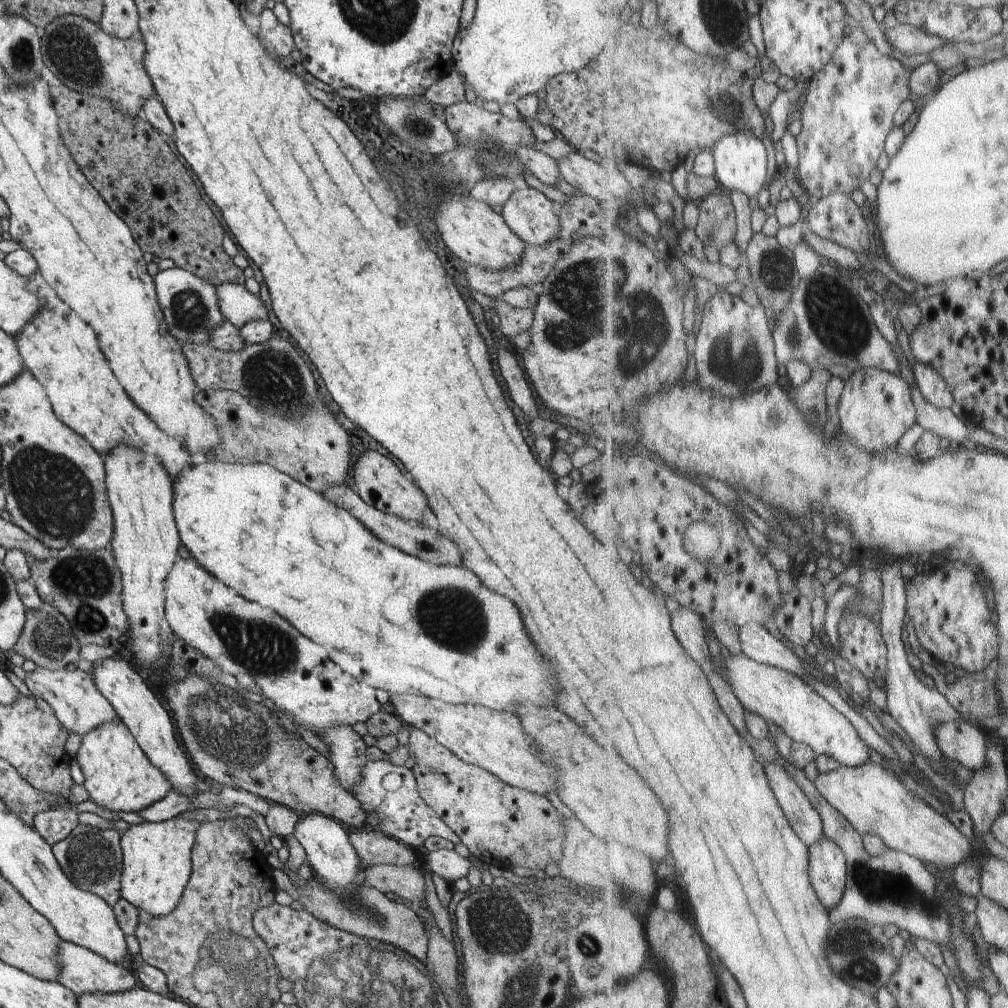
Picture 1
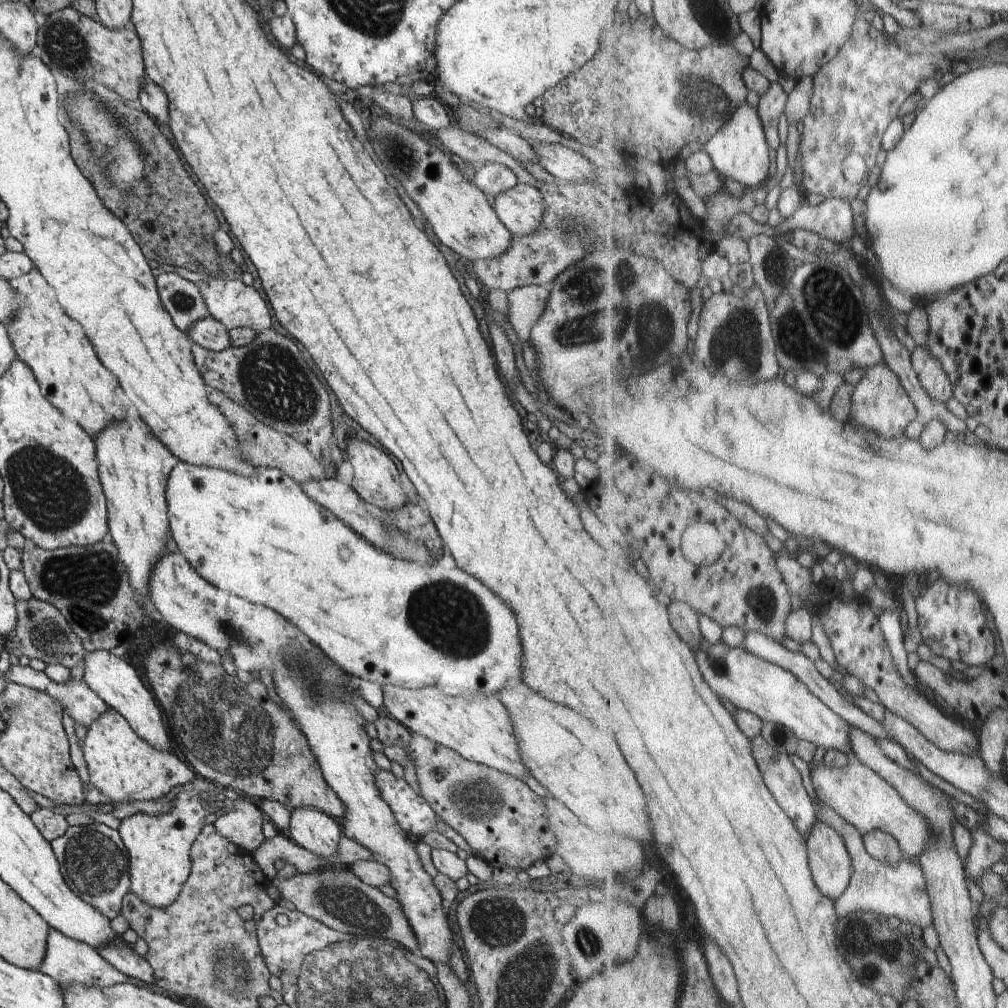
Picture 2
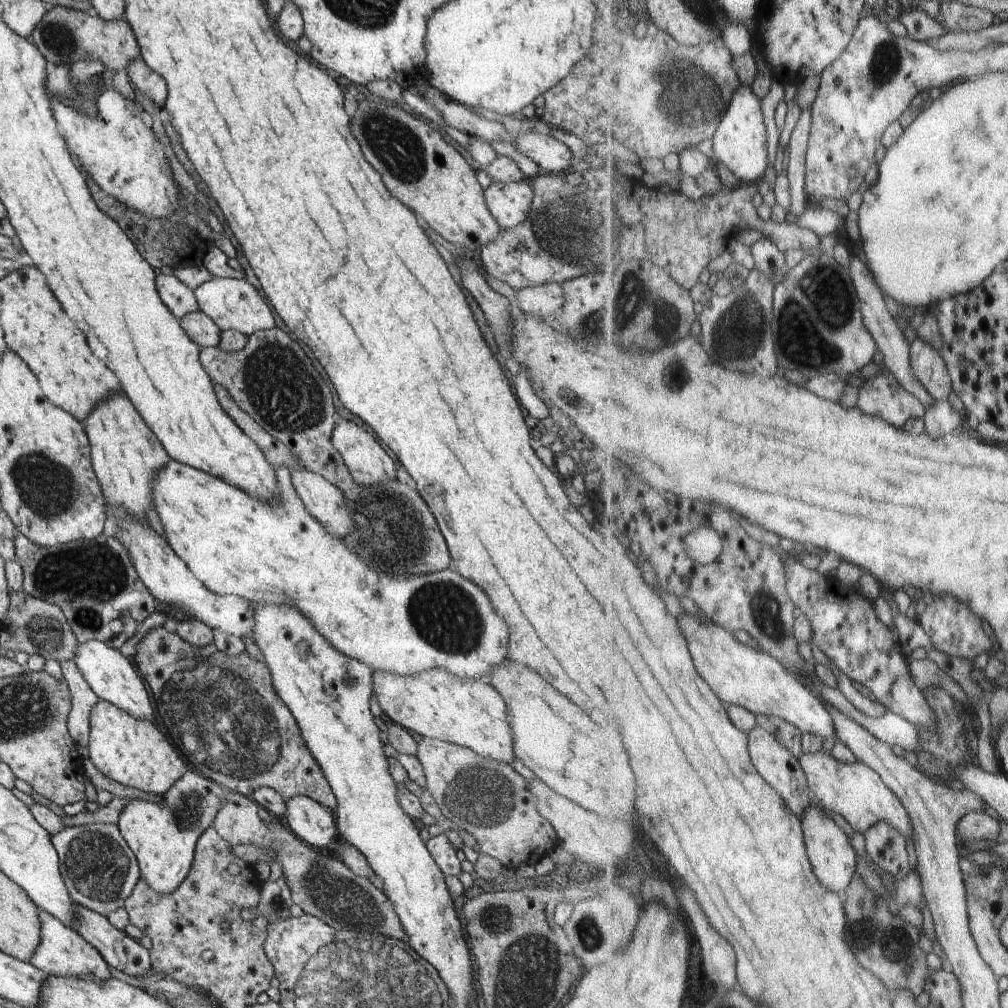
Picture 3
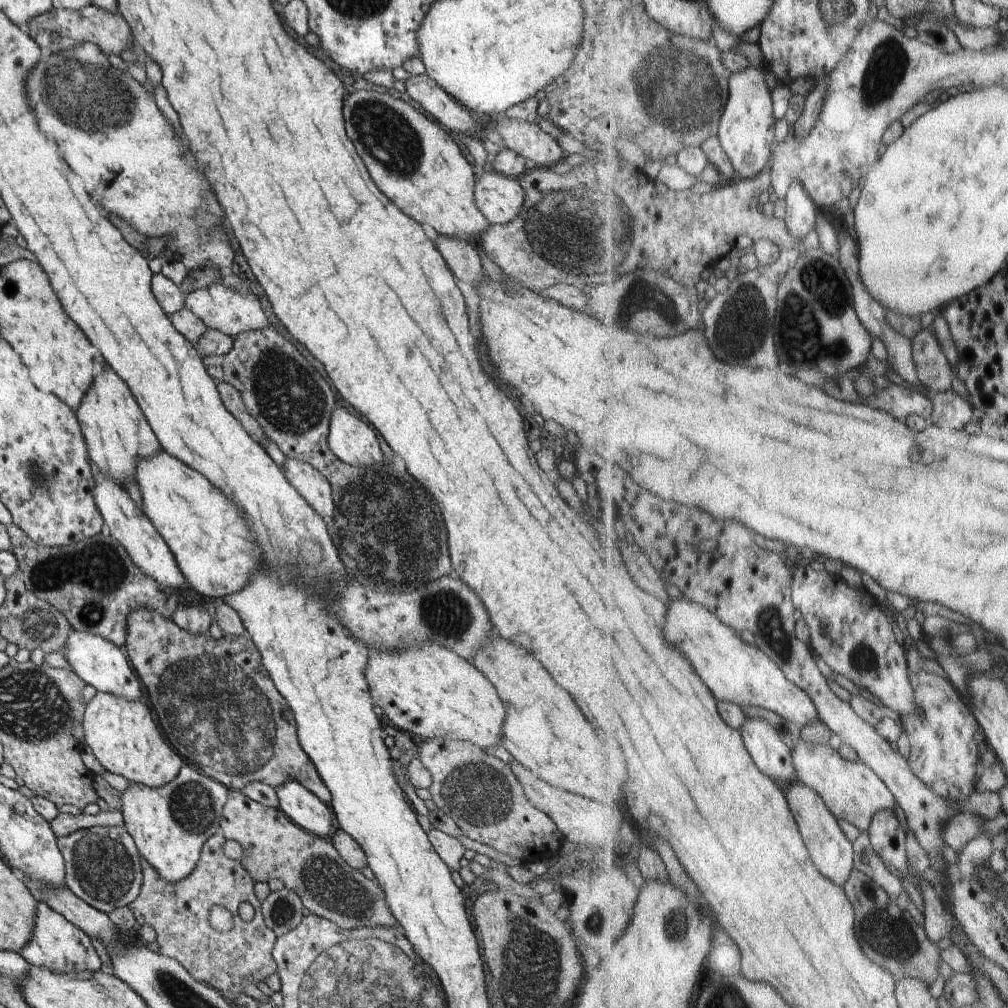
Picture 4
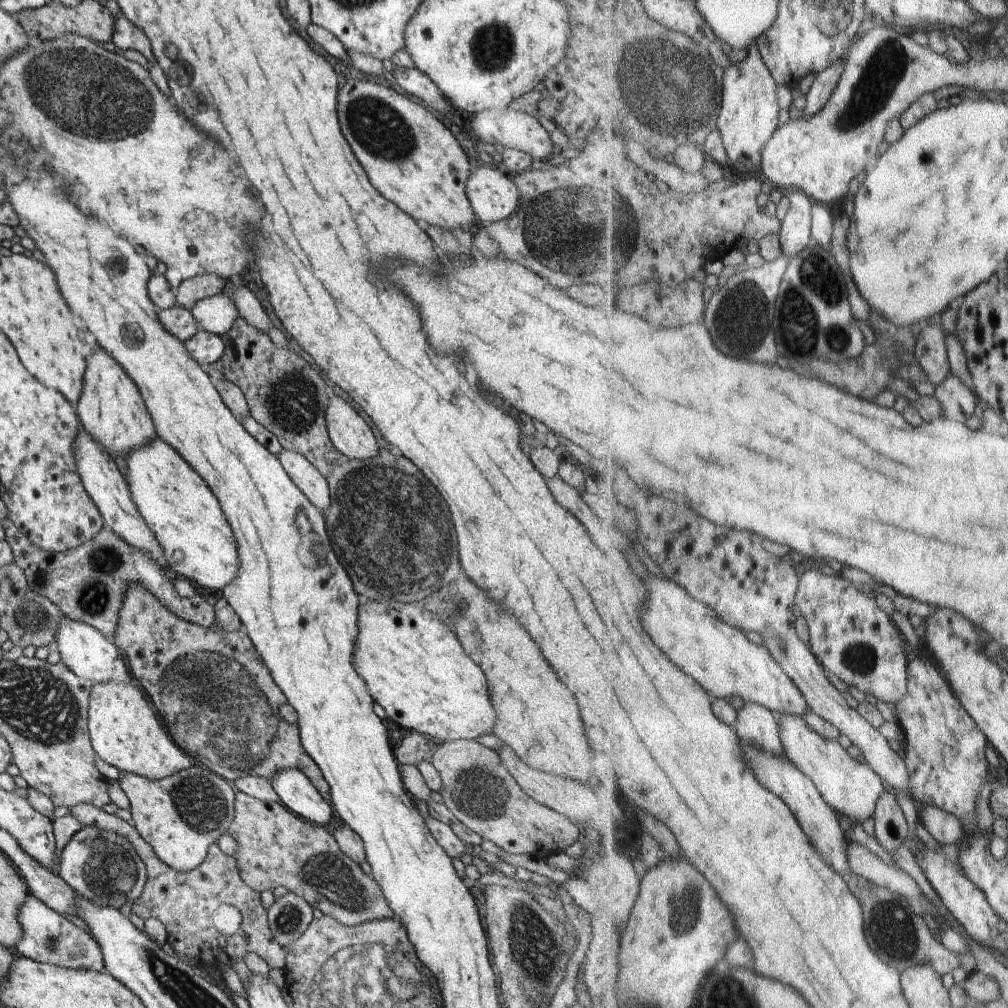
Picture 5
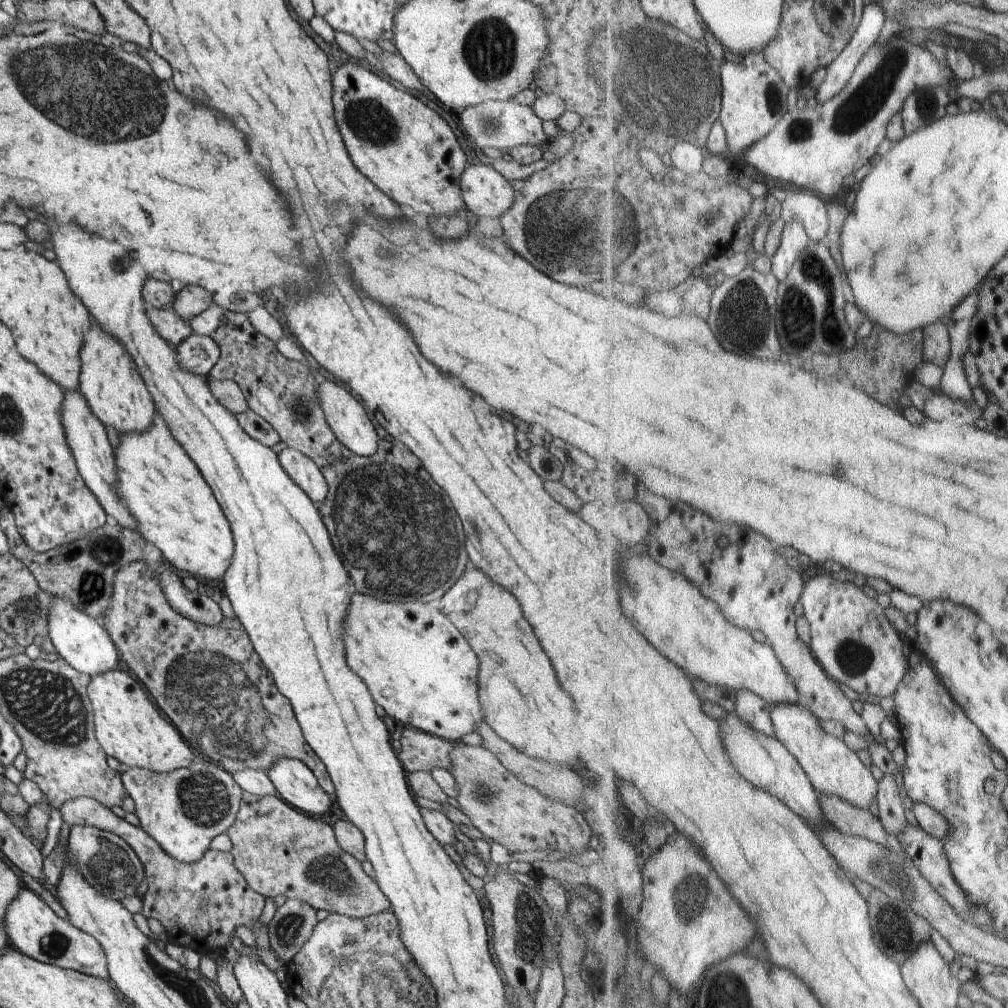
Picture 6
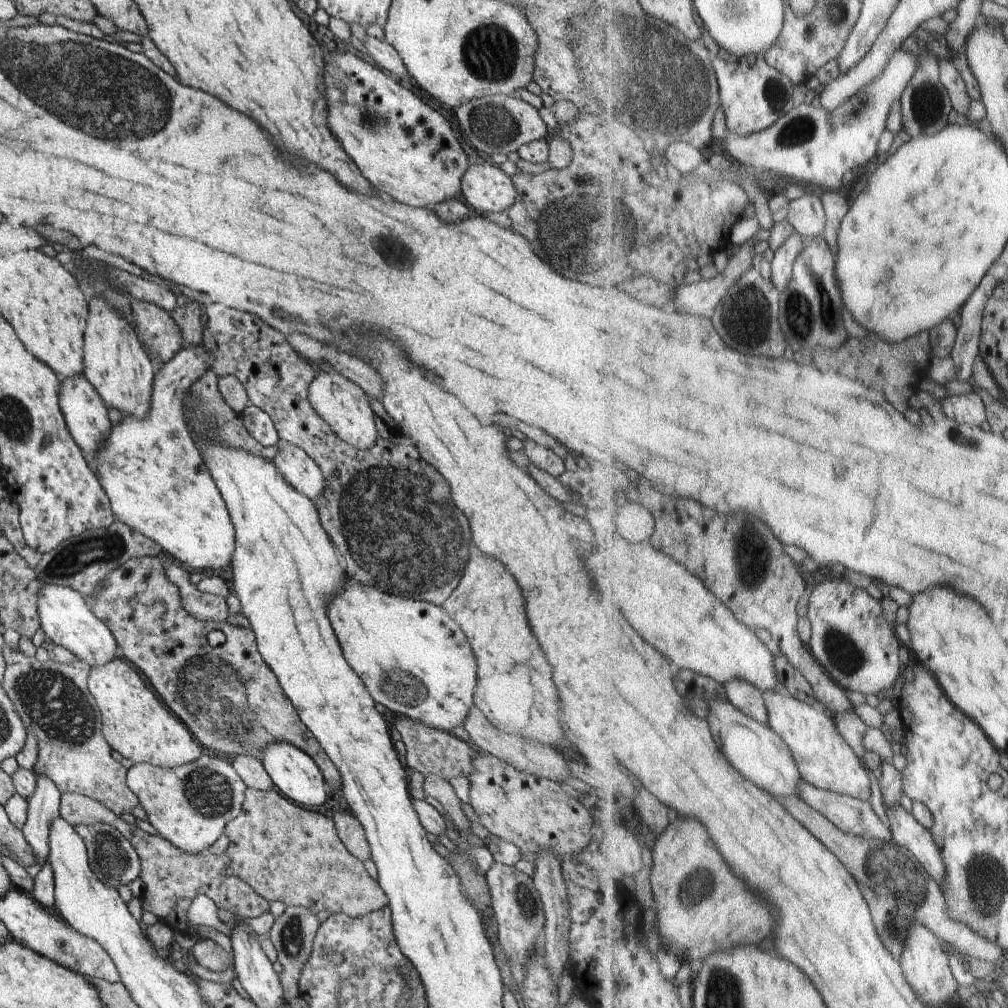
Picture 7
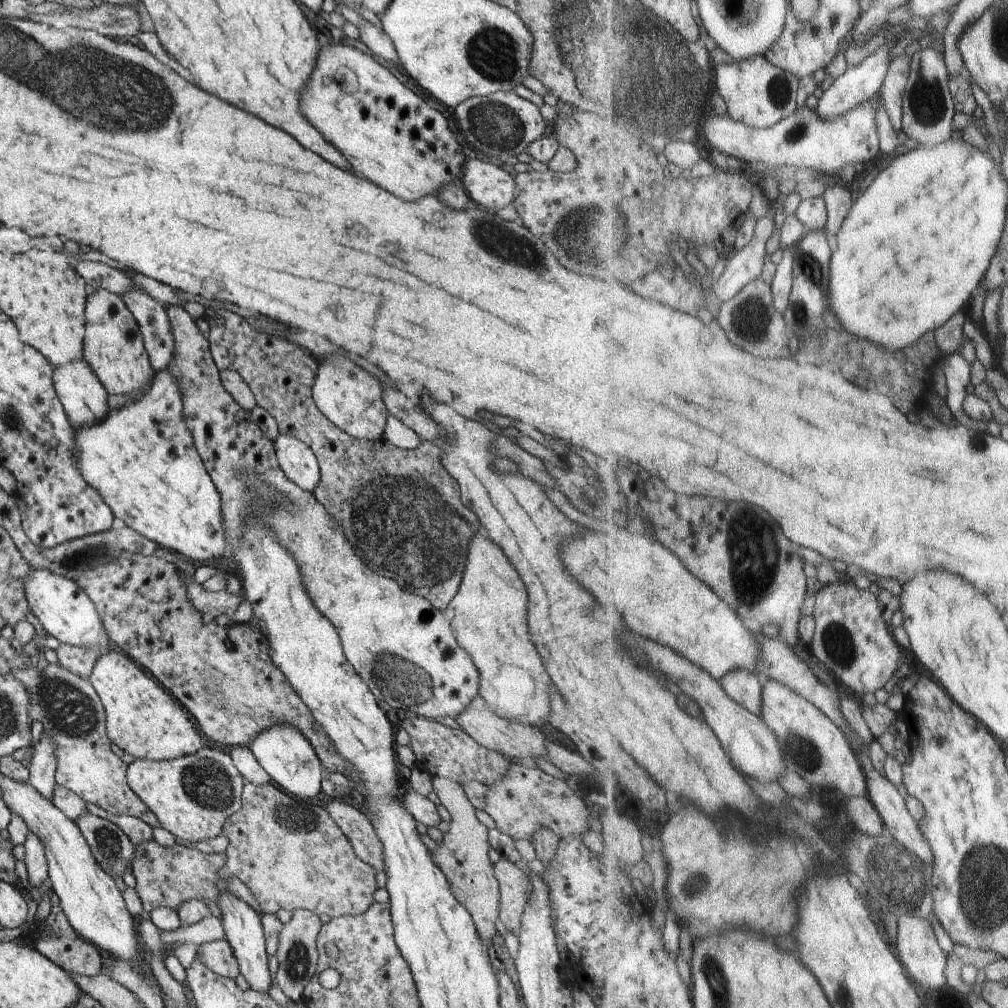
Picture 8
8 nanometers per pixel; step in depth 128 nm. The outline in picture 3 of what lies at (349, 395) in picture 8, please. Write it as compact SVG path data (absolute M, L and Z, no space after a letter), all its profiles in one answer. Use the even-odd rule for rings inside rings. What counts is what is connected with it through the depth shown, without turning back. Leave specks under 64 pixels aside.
M350 420L336 423L332 432L332 444L340 452L356 484L374 486L396 478L396 464L382 446Z

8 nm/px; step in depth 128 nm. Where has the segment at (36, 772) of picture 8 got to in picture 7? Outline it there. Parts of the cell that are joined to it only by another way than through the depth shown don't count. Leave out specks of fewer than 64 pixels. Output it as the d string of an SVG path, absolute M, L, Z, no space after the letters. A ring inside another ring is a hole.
M43 775L36 776L34 795L27 800L27 820L22 828L25 840L31 845L35 858L42 865L49 856L49 832L55 819L59 818L61 793Z

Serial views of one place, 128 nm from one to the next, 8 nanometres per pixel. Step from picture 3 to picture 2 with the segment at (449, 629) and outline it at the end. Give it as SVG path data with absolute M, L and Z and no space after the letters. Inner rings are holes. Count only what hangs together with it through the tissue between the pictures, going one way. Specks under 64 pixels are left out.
M179 460L168 474L166 504L168 505L170 531L172 538L176 541L178 553L184 555L188 564L194 568L194 572L198 572L208 584L212 584L220 590L231 592L254 604L263 604L275 610L298 627L312 644L319 647L327 655L332 663L335 663L358 681L368 680L379 684L381 687L394 684L394 686L408 690L438 686L445 695L460 697L498 695L508 682L522 678L522 672L520 672L522 646L520 646L518 624L514 620L514 614L480 580L462 572L460 568L448 570L437 563L417 563L394 557L386 551L382 552L382 549L370 544L369 540L364 540L363 536L358 536L353 528L344 524L340 518L336 518L330 510L322 508L320 504L316 504L312 498L306 496L306 492L302 492L302 487L282 471L260 469L256 476L242 476L236 472L191 465Z

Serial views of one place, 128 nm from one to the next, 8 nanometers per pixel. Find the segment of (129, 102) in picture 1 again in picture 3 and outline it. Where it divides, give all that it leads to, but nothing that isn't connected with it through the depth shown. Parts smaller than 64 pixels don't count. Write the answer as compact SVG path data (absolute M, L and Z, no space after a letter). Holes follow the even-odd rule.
M58 5L47 11L43 20L34 28L30 39L44 58L54 64L66 63L70 67L81 59L90 58L93 65L101 65L112 72L111 83L120 95L126 96L127 99L134 98L134 88L130 86L127 67L134 58L141 56L141 52L134 31L126 19L104 20L95 12Z

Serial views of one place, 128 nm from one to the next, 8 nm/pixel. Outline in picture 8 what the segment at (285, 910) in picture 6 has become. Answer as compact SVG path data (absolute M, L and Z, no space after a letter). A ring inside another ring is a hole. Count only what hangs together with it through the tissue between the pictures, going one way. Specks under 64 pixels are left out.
M295 909L292 911L290 922L283 924L283 930L280 930L275 955L280 963L280 968L274 982L278 983L284 994L294 1003L303 1001L303 992L315 976L319 958L317 937L321 926L320 918L316 914L305 909Z

